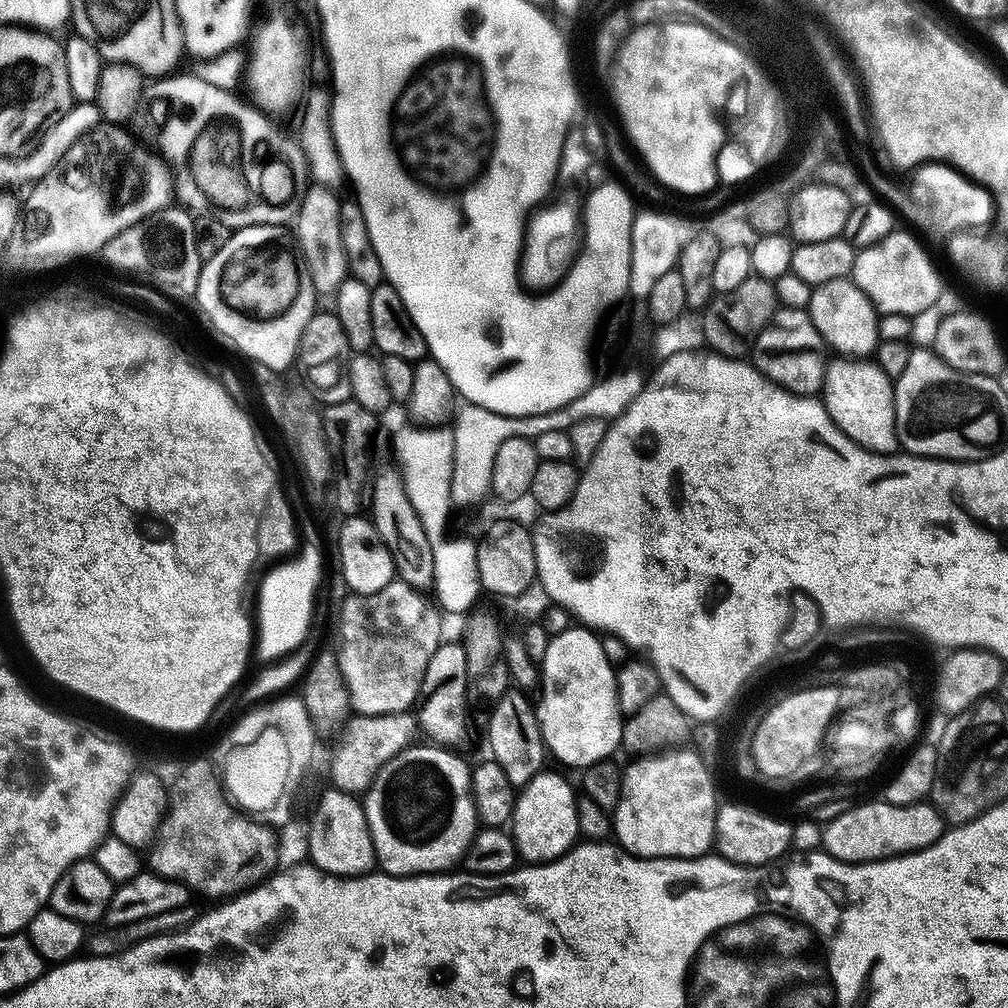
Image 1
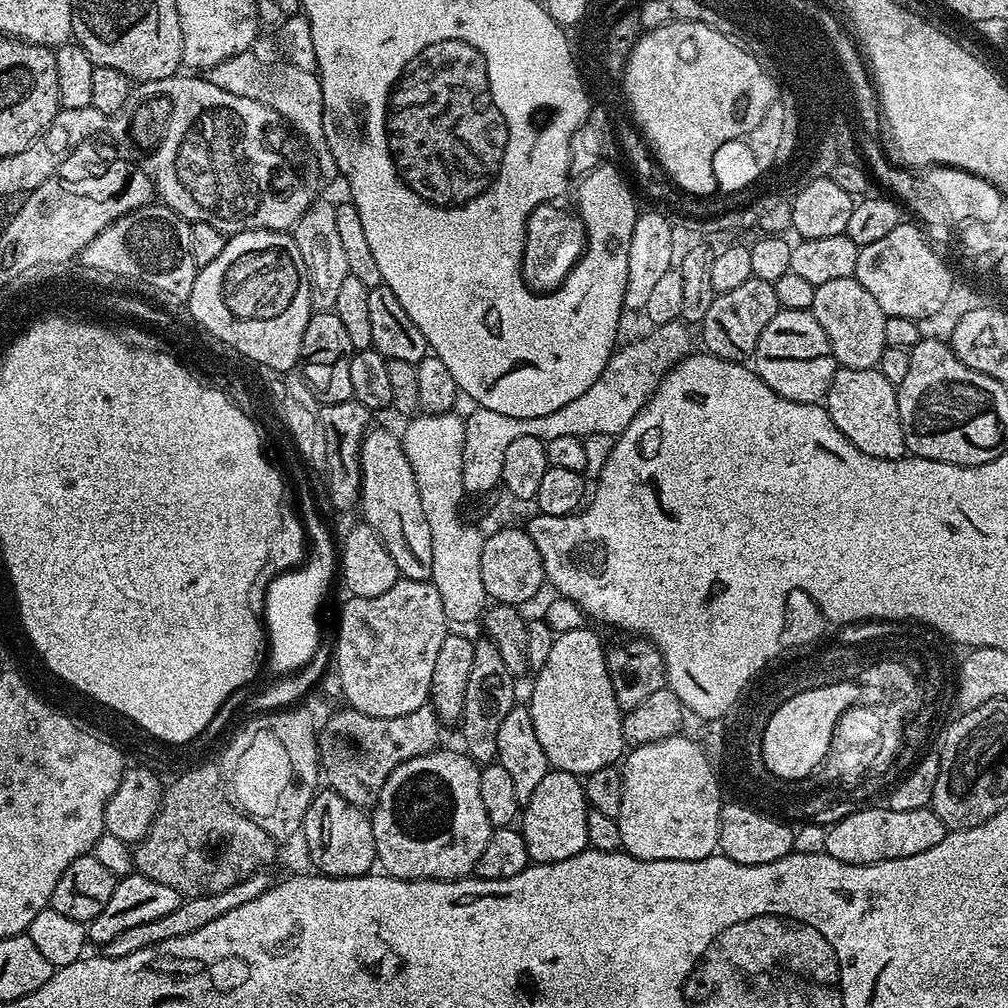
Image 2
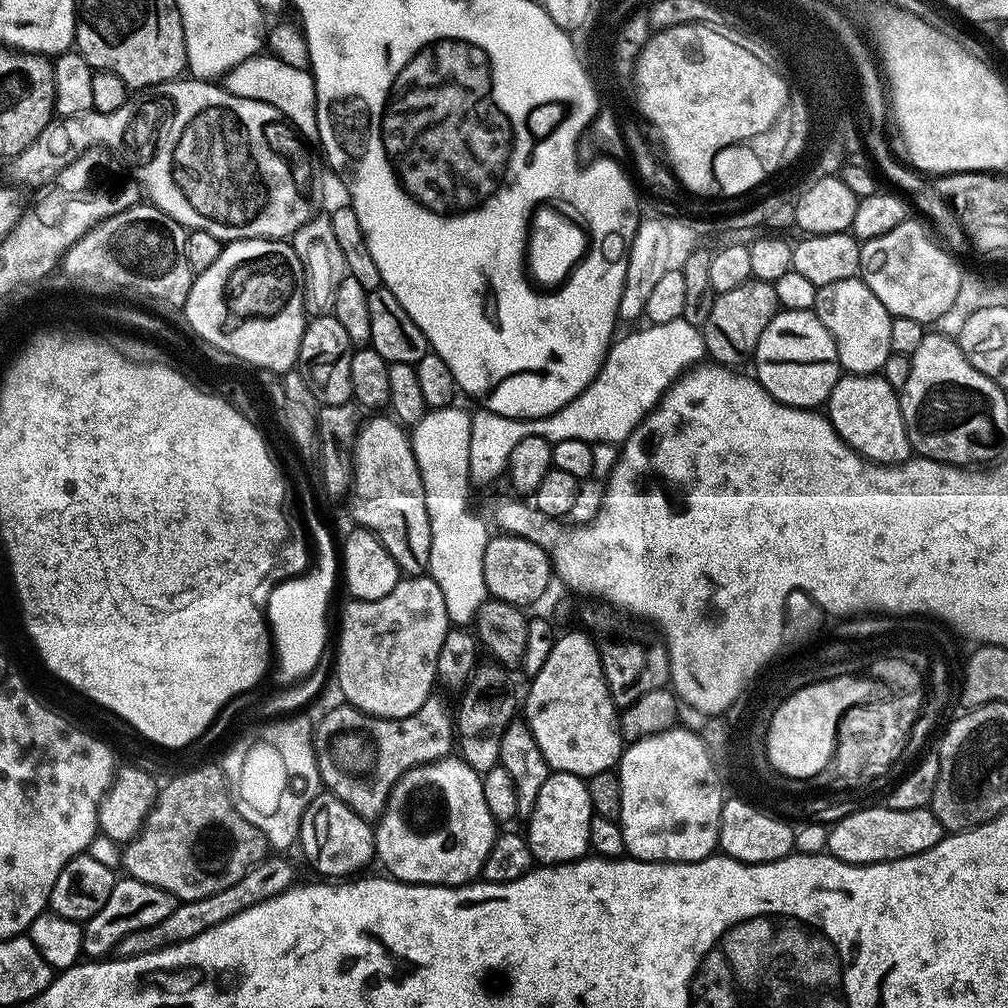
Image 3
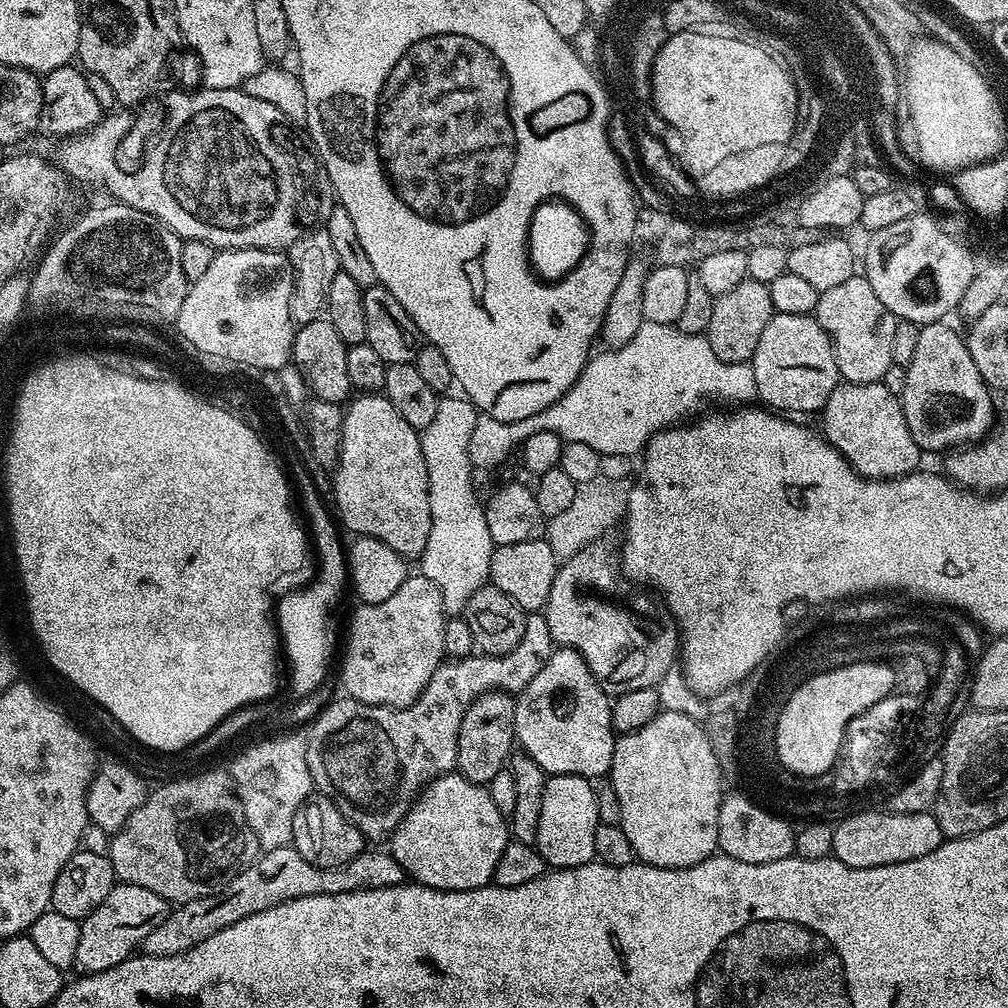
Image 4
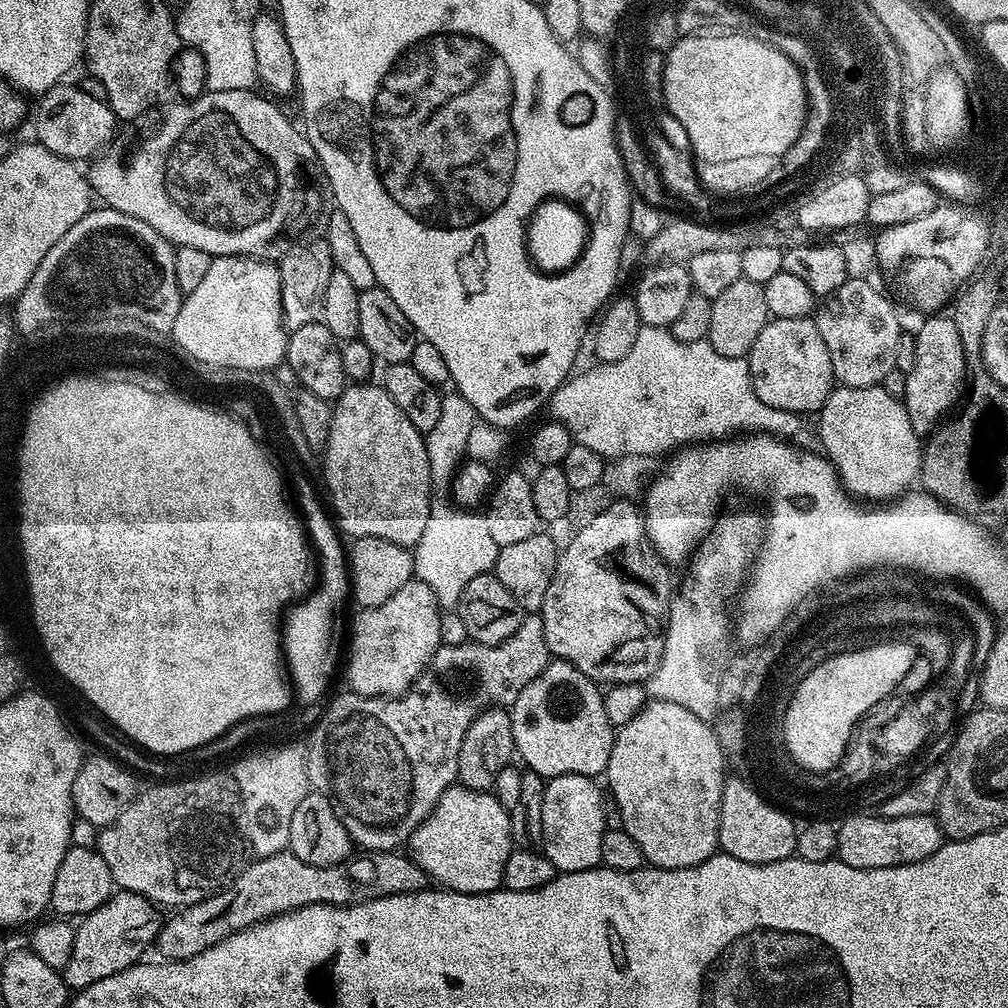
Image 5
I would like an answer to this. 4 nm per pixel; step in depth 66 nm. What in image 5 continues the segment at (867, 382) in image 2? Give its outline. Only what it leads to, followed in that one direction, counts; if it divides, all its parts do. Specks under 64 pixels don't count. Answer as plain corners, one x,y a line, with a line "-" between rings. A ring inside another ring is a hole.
833,387
818,419
823,455
835,466
849,496
857,501
892,502
919,481
924,461
922,437
910,426
903,400
886,394
884,387

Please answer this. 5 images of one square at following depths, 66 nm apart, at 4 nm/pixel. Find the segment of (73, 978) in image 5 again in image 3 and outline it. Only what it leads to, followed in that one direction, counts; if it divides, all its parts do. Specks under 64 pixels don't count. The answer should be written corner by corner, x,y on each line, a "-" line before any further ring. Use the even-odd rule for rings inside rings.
131,878
117,879
114,890
110,890
110,898
106,898
106,906
102,906
102,910
83,925
84,956
104,958
115,953
118,944
128,934
134,934
134,930
146,930
146,926
154,926
154,922
162,922
166,914
175,910
177,903
176,897
158,886

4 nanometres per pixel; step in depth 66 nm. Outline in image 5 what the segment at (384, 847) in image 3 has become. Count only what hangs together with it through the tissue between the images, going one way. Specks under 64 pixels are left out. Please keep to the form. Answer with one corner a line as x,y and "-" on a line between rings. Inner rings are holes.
453,786
446,789
442,798
438,798
436,809
414,830
410,841
410,859
427,874
429,881
436,880
441,889
466,894
495,892
504,883
506,858
514,850
509,809
497,802
492,792
475,792
469,788

